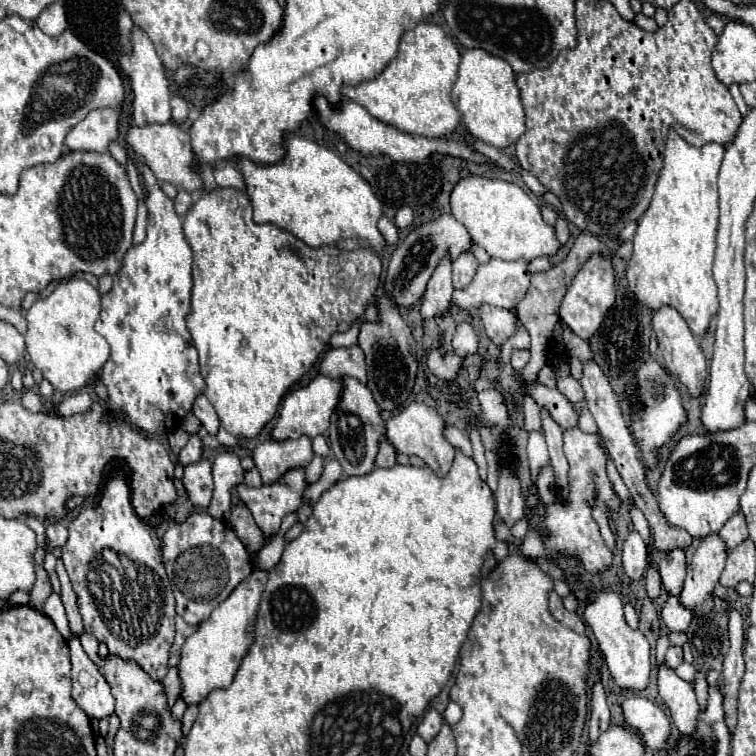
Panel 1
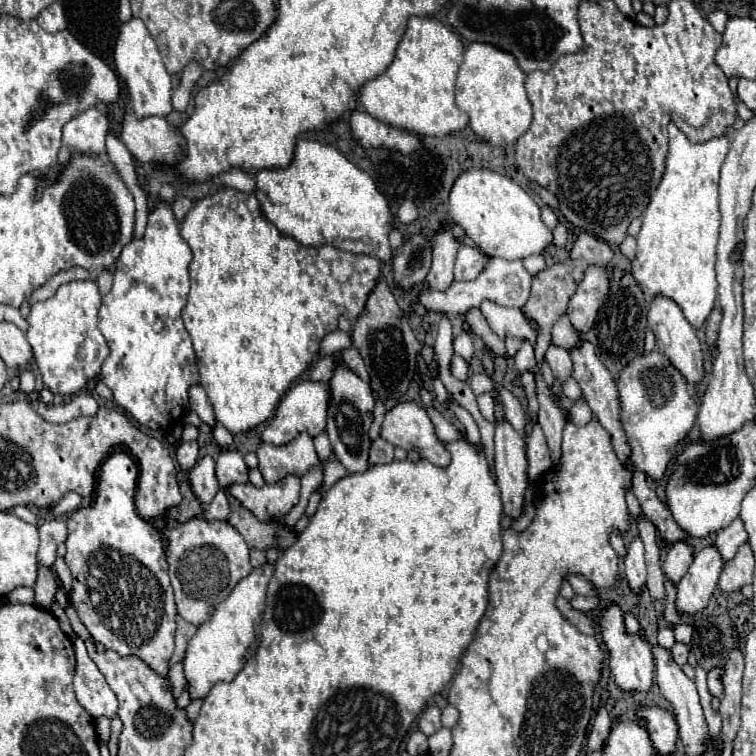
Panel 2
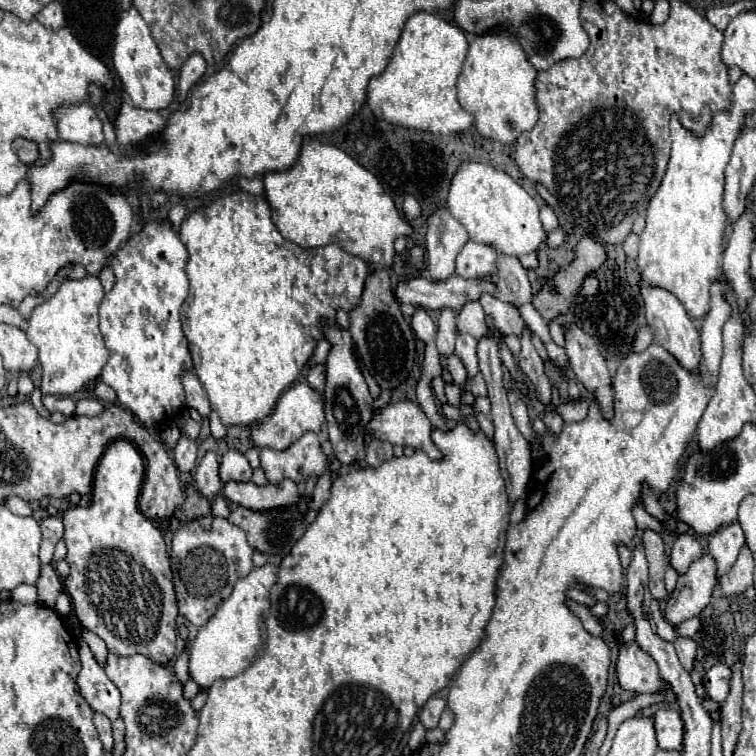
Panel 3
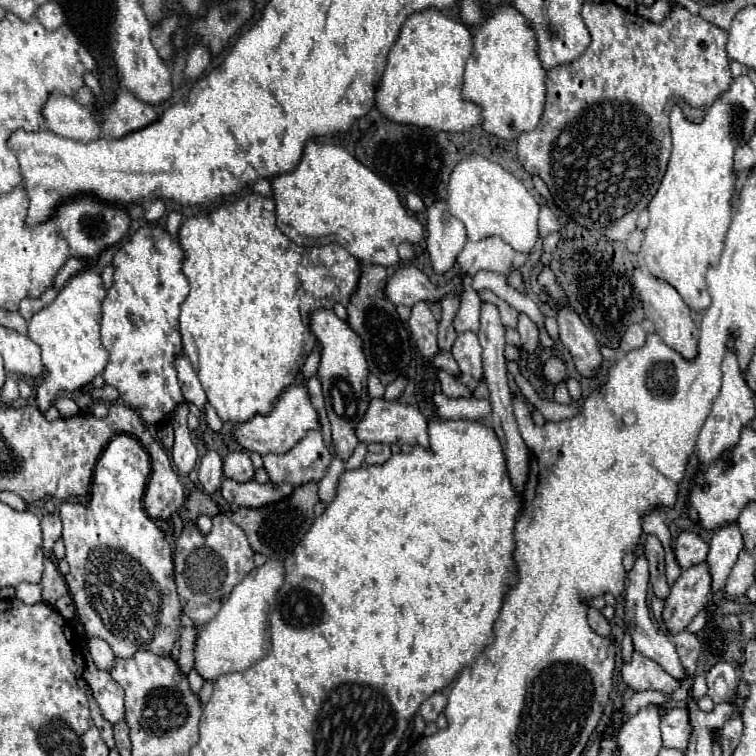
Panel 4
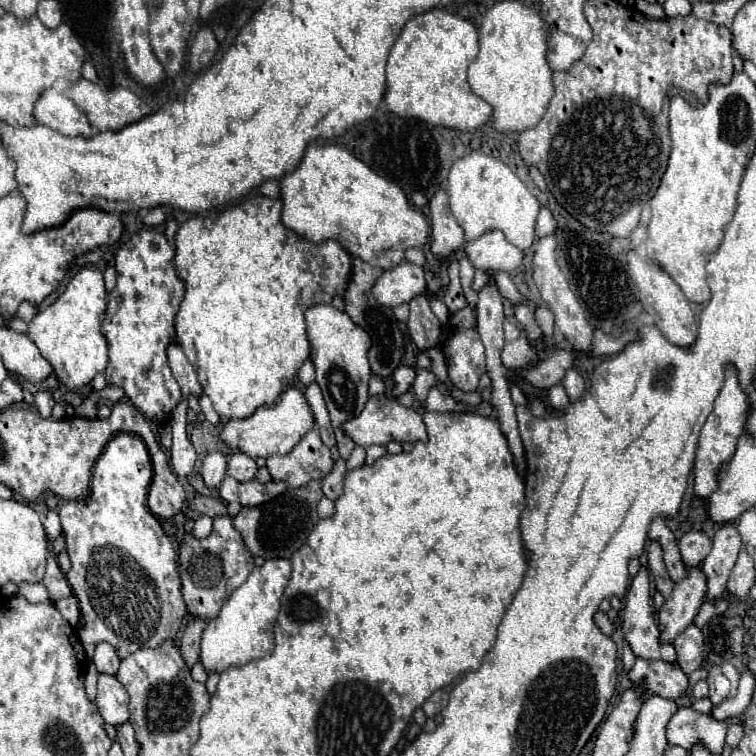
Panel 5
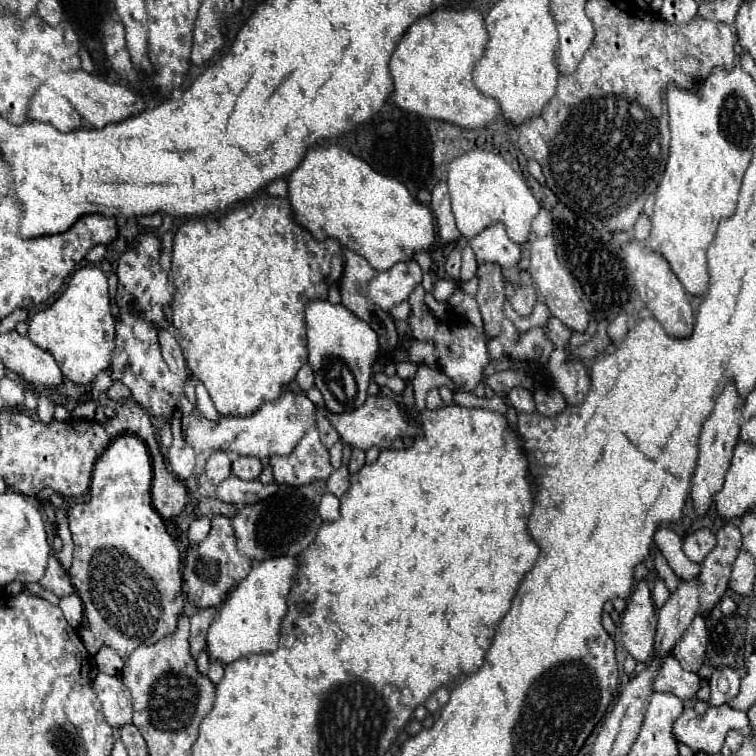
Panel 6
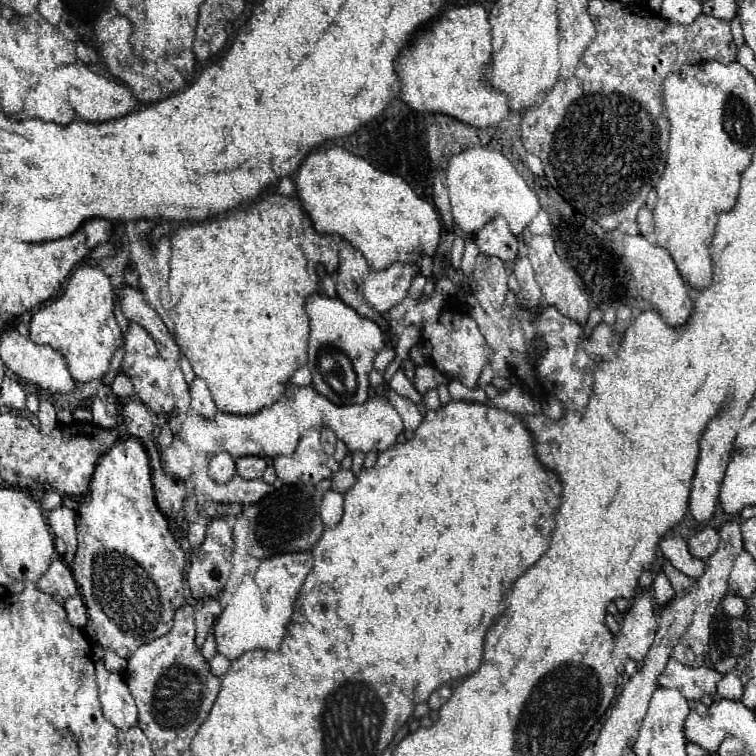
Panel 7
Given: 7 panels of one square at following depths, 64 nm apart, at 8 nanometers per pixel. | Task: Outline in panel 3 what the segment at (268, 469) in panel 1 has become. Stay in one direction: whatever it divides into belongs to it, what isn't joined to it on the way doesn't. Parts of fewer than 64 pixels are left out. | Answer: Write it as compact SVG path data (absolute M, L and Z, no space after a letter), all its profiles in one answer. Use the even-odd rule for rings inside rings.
M306 432L286 450L260 450L260 466L270 484L282 482L284 478L302 484L308 476L322 476L326 462L328 458L320 450L320 436L314 432Z

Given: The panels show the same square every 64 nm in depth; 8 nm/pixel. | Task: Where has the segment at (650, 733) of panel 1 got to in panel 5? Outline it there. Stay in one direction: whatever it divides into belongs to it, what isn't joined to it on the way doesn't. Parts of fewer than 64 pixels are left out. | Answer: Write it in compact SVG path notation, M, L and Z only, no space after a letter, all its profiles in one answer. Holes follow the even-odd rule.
M678 708L676 714L668 720L666 740L670 746L682 746L686 750L702 740L712 754L720 754L726 738L726 728L732 722L740 722L740 718L716 722L710 714L704 716L692 708Z

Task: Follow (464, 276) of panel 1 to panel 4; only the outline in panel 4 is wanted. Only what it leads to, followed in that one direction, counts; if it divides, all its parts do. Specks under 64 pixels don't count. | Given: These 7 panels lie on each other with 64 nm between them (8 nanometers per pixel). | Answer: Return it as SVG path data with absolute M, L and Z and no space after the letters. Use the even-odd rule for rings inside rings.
M482 238L478 242L466 242L458 254L458 270L462 276L474 276L480 270L506 274L510 268L520 268L528 262L530 254L514 252L500 238Z

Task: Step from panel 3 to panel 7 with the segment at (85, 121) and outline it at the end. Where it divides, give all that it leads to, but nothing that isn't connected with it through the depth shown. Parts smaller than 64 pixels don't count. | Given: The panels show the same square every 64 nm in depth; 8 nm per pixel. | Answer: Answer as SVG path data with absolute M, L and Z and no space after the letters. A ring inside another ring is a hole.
M46 86L32 88L24 98L24 112L30 118L40 118L56 124L72 124L76 122L78 114L68 106L68 102L60 100L56 94L52 94Z

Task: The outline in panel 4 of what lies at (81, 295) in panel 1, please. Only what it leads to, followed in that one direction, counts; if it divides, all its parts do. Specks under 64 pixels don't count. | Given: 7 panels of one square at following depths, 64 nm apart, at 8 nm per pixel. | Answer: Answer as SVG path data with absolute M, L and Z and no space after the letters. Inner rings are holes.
M82 270L58 292L52 304L42 308L28 322L28 338L42 348L42 362L46 368L44 380L38 386L36 402L42 412L58 392L74 392L92 382L108 362L108 350L100 340L100 304L106 296L102 278L94 270Z

